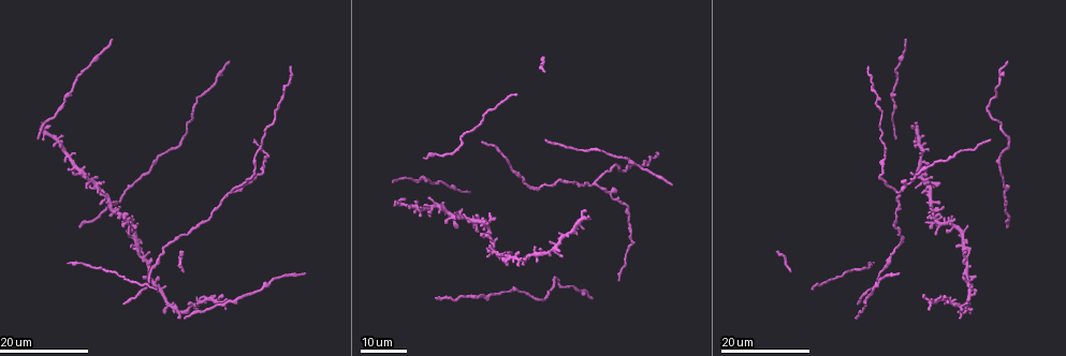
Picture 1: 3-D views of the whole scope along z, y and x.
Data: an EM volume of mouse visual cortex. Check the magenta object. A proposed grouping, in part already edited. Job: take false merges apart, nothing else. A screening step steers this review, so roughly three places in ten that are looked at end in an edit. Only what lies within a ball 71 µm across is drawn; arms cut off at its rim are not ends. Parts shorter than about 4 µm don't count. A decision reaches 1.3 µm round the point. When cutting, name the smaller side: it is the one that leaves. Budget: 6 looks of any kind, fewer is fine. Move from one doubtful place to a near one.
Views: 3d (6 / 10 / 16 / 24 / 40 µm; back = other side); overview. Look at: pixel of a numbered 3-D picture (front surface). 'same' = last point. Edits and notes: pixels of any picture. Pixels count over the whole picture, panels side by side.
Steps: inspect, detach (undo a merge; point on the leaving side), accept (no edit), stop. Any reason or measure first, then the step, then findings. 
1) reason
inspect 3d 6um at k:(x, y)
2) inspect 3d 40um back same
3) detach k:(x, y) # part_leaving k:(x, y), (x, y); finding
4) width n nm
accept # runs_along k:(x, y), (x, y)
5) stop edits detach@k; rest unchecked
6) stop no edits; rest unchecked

looks like a crossing
inspect 3d 16um at 1:(934, 221)

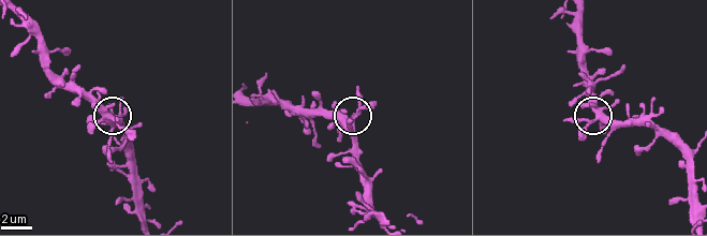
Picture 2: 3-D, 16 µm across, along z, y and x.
zoom in
inspect 3d 6um at 2:(108, 118)

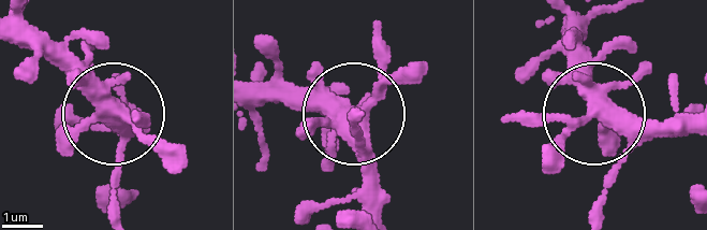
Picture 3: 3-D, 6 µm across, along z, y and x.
accept # runs_along 3:(689, 132), (648, 132), (600, 112), (576, 13); continuous, no second cell

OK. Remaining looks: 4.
inspect 3d 16um at 1:(965, 233)

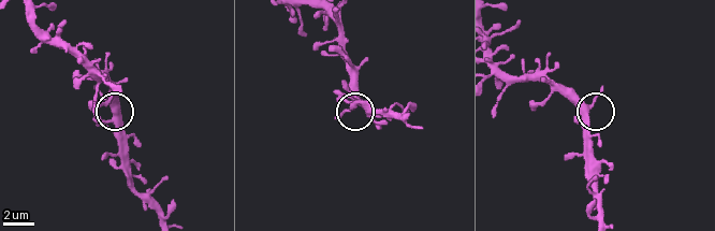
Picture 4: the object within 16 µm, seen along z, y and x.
inspect 3d 6um at 4:(591, 103)

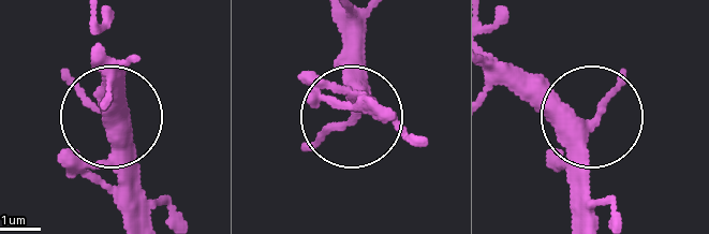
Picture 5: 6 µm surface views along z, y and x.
width 330 nm
accept # runs_along 5:(106, 76), (113, 148), (58, 158); one cell here

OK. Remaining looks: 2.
small branch off a trunk
inspect 3d 16um at 1:(895, 191)

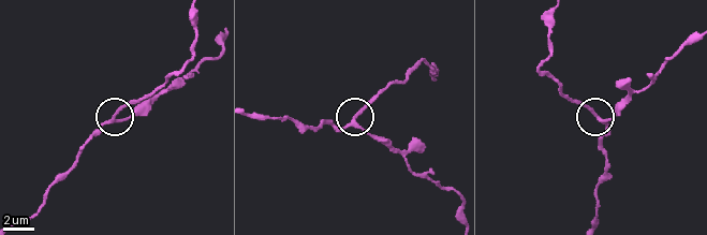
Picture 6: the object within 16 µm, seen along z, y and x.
inspect 3d 10um at 6:(596, 116)

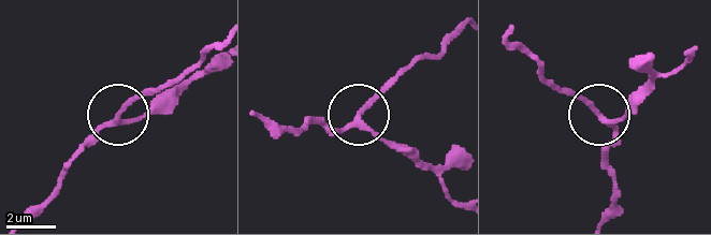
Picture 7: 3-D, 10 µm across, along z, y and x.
accept # runs_along 7:(25, 217), (116, 114), (136, 118), (171, 100); one cell here

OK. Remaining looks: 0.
stop no edits; rest unchecked

